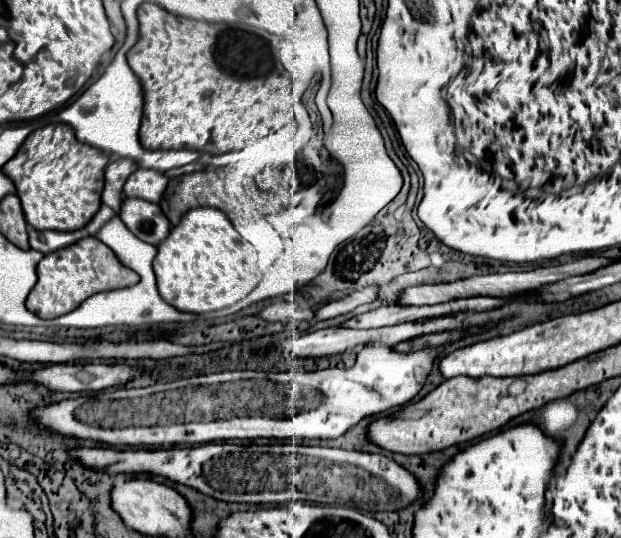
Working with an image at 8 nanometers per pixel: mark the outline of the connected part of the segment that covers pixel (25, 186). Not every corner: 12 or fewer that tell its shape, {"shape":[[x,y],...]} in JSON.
{"shape":[[73,127],[33,131],[3,171],[29,225],[77,231],[107,153]]}

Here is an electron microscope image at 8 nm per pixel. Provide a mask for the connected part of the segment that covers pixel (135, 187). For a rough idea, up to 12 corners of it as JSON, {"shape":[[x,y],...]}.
{"shape":[[139,167],[125,181],[125,197],[159,203],[167,177]]}

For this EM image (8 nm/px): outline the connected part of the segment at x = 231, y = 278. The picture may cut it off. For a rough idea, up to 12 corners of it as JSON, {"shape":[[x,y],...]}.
{"shape":[[213,207],[183,215],[153,261],[179,311],[231,307],[257,253]]}

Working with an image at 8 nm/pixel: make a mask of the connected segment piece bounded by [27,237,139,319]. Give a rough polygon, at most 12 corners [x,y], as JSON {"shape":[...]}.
{"shape":[[97,237],[45,255],[27,309],[67,315],[139,275]]}

